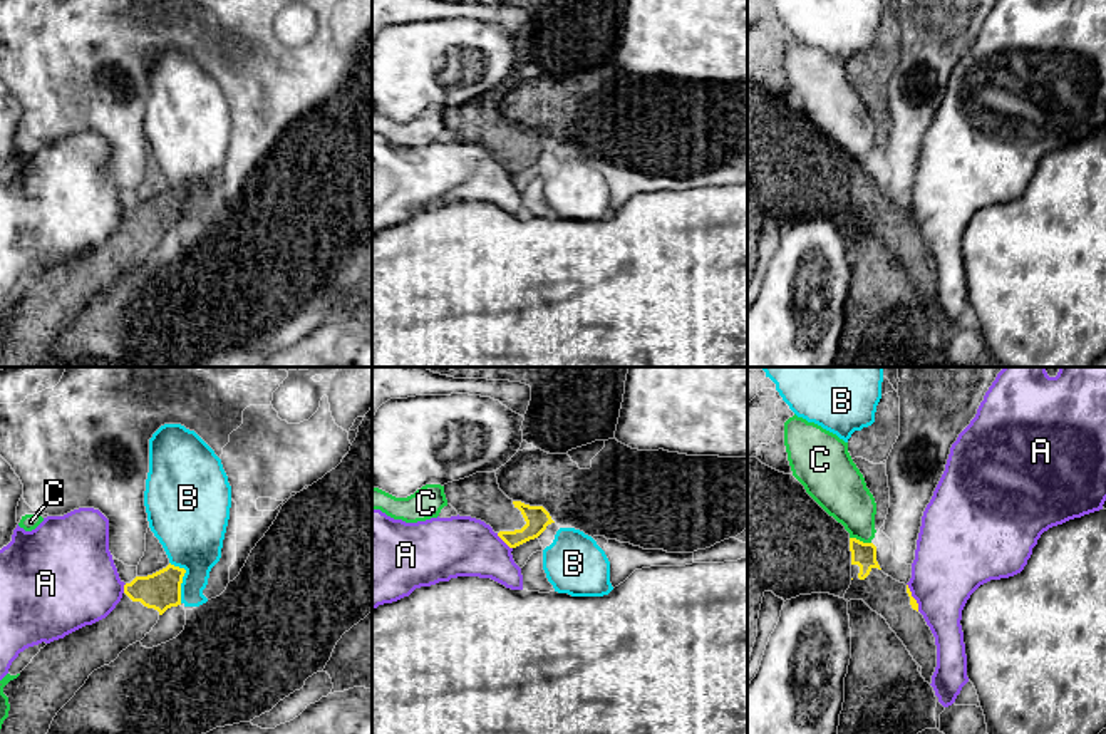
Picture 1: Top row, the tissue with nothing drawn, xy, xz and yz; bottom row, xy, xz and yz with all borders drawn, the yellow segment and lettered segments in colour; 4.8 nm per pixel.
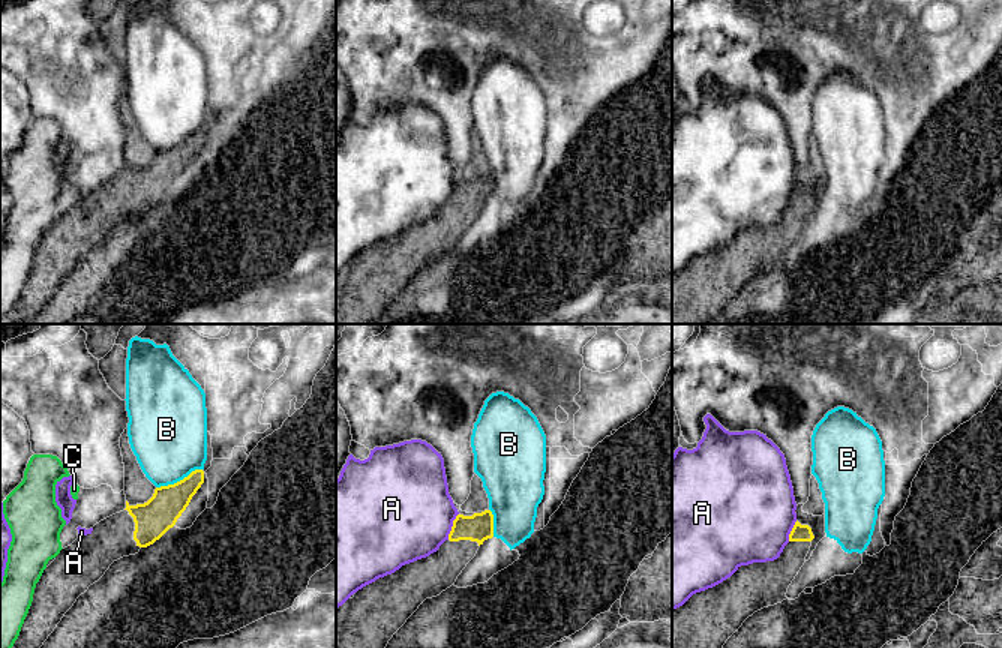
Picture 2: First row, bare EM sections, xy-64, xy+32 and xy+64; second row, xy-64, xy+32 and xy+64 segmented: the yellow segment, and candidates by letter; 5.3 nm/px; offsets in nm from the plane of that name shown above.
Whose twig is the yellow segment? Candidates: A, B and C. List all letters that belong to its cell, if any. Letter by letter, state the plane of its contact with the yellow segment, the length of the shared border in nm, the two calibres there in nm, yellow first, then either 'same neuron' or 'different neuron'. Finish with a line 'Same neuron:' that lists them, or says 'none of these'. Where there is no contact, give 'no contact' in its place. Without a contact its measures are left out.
A: contact in xz; length 110 nm; calibres 120 and 280 nm; different neuron
B: contact in xy; length 200 nm; calibres 190 and 320 nm; different neuron
C: contact in yz; length 110 nm; calibres 120 and 240 nm; different neuron
Same neuron: none of these

